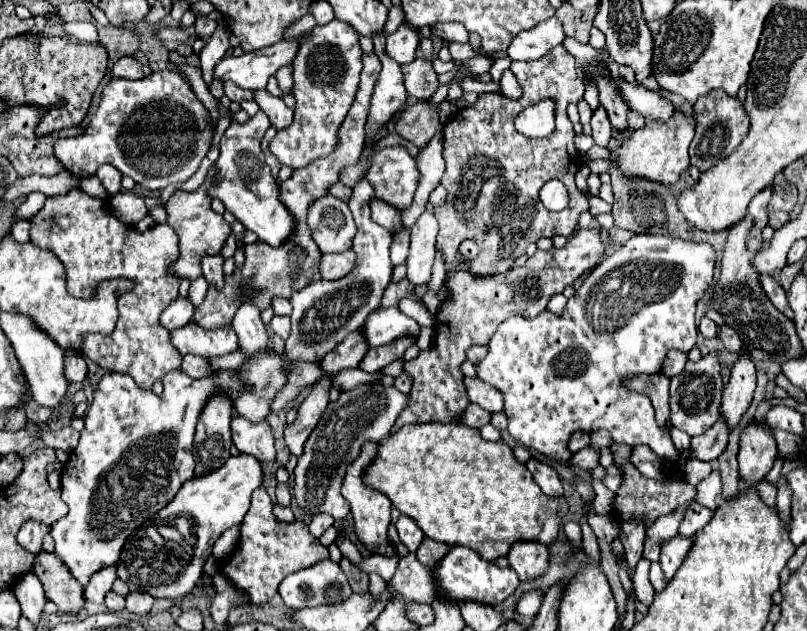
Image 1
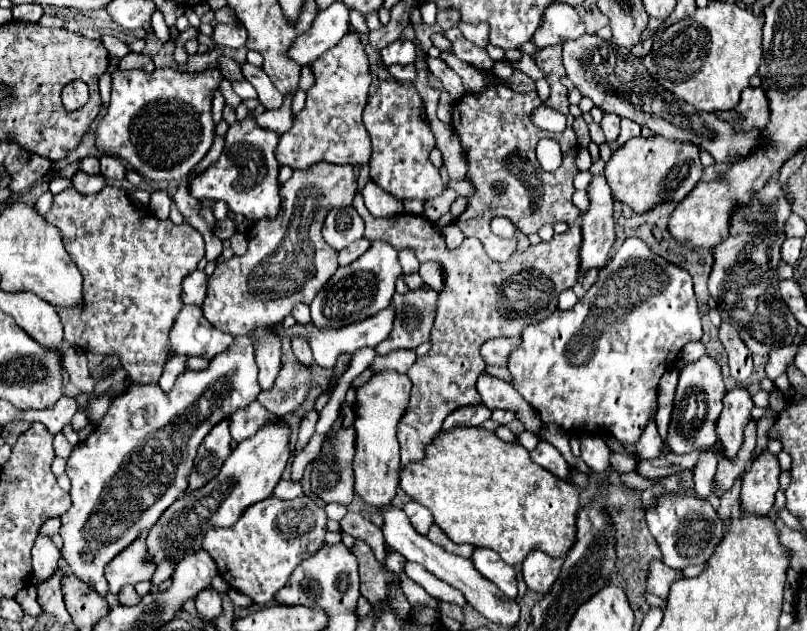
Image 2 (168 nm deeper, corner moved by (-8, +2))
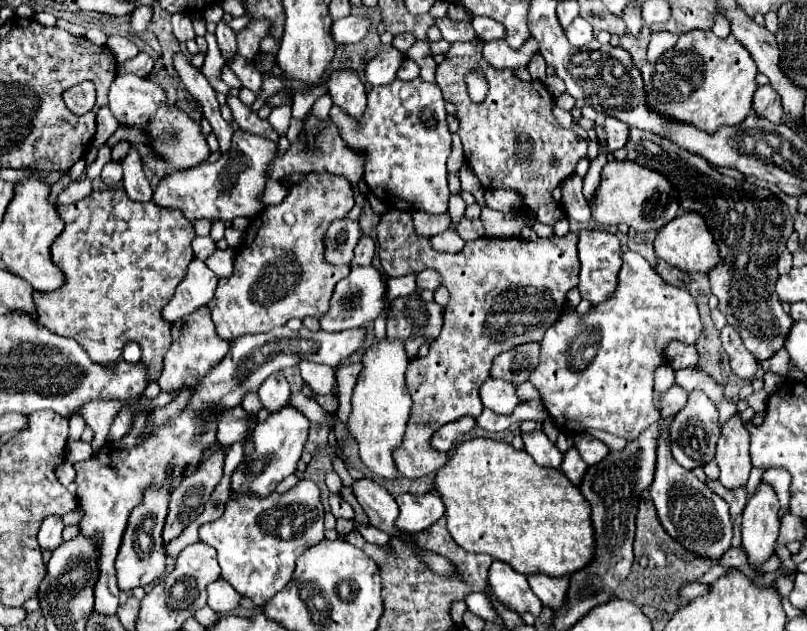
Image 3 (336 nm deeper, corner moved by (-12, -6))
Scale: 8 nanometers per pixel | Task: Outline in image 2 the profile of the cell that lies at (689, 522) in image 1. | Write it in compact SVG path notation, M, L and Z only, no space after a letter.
M706 452L698 458L698 464L694 466L694 490L704 500L710 496L710 490L712 490L712 478L716 474L716 462L718 462L718 456L714 452Z

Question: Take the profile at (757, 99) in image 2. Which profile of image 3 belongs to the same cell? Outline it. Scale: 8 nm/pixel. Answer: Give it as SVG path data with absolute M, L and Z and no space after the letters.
M768 84L768 86L760 86L754 94L754 110L762 116L768 118L774 124L782 122L782 106L780 106L780 96L778 92Z

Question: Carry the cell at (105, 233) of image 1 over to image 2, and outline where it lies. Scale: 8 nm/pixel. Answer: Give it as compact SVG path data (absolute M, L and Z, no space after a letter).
M106 186L104 190L100 190L98 194L78 194L74 188L64 190L60 194L54 196L52 208L48 210L48 214L44 216L48 224L56 226L62 234L62 242L66 252L70 254L70 258L76 262L78 270L84 276L84 306L76 306L76 308L56 308L56 312L60 314L62 326L64 326L64 342L68 342L70 346L76 346L84 352L92 352L92 354L102 354L102 356L118 356L120 364L124 370L128 370L128 378L132 382L138 384L156 384L162 376L162 370L168 362L168 332L172 330L172 322L176 320L176 314L182 310L182 302L180 302L180 294L182 294L182 282L184 282L184 274L190 274L192 270L196 270L198 262L204 258L204 240L202 234L192 228L188 222L176 226L172 224L172 220L158 220L148 208L136 206L134 202L130 202L130 196L120 190L120 188L112 188Z

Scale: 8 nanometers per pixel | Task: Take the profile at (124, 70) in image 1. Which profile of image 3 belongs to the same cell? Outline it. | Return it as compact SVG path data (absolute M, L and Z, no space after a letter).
M138 52L136 58L132 58L132 60L128 60L128 62L124 62L124 64L118 66L118 74L122 74L122 72L128 74L130 72L130 74L136 74L136 76L146 78L146 76L150 76L152 66L154 66L152 56L146 54L146 52Z

